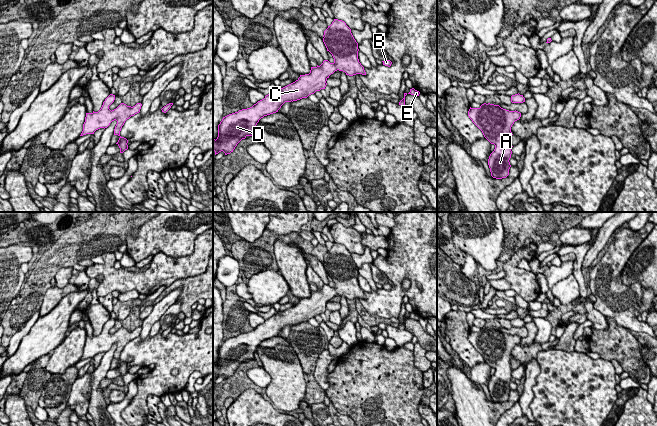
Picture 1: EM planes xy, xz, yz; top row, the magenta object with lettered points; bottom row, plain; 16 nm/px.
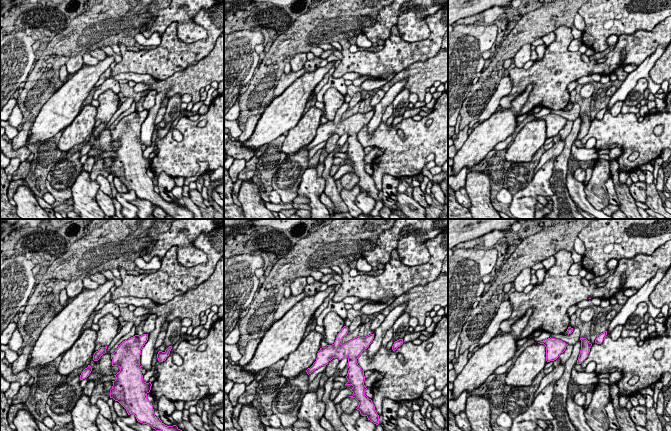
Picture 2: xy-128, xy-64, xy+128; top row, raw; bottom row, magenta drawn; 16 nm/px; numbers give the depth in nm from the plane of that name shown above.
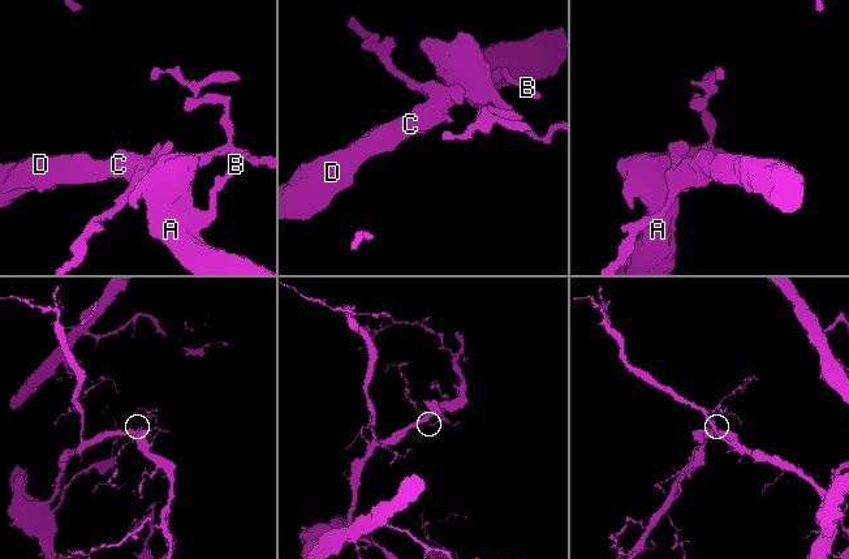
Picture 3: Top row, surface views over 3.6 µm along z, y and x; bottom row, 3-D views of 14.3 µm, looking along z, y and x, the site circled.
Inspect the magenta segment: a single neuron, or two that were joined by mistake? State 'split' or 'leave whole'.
leave whole

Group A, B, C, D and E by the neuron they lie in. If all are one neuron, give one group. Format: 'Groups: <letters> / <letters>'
Groups: A B C D E

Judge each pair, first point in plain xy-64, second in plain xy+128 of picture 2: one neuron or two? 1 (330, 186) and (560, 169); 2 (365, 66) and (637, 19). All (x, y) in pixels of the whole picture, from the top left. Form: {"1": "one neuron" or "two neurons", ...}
{"1": "one neuron", "2": "two neurons"}

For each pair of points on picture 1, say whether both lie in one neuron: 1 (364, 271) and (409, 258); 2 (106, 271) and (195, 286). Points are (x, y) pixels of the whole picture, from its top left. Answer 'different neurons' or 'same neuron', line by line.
1: different neurons
2: different neurons

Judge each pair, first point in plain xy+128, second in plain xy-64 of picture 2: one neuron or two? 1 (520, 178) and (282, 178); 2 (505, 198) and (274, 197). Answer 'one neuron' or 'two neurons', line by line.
1: one neuron
2: one neuron

